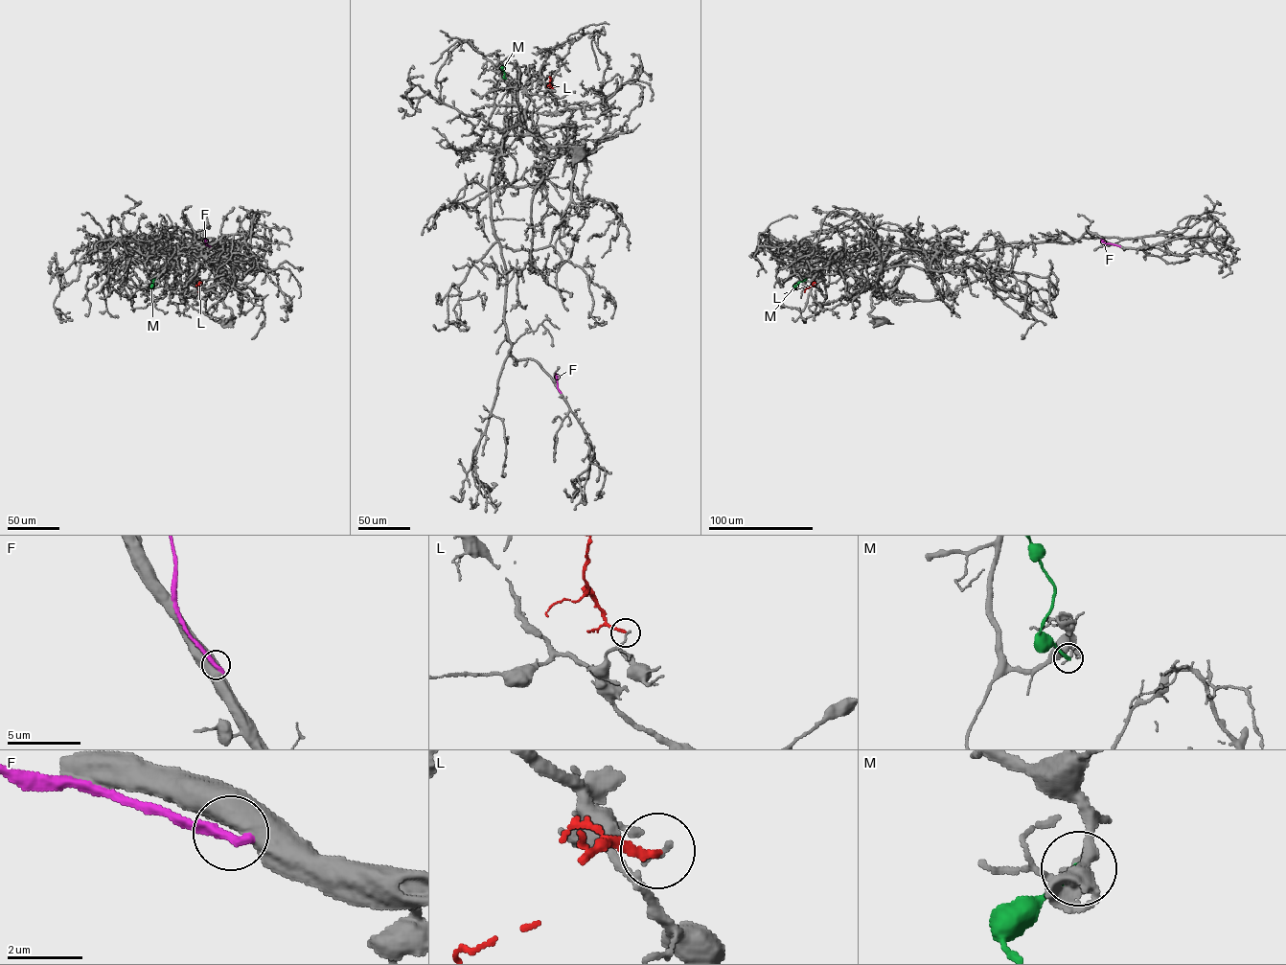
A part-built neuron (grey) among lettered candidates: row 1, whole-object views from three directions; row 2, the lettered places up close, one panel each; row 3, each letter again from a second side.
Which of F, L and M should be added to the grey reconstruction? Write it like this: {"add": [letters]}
{"add": []}

